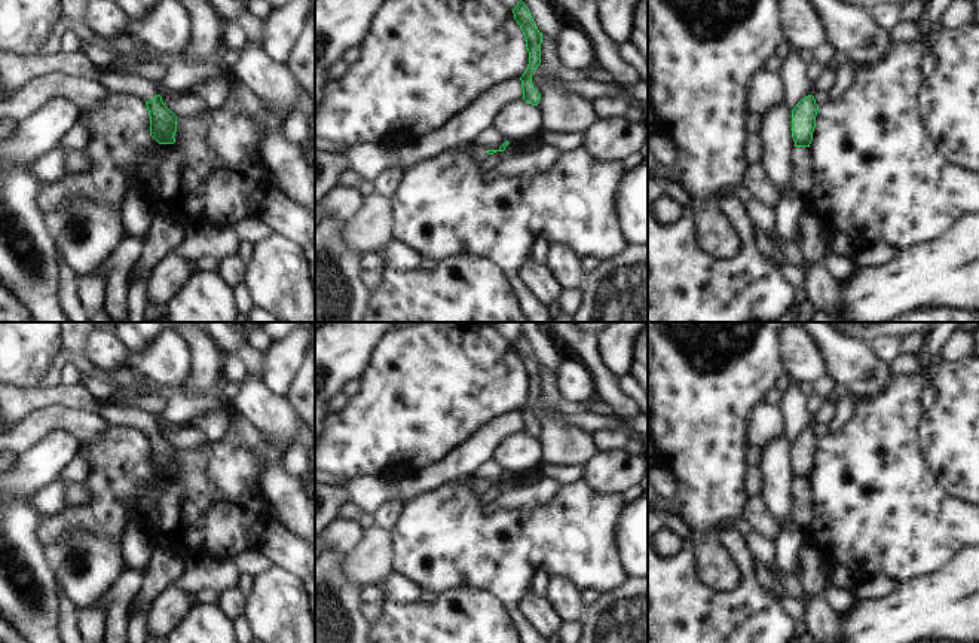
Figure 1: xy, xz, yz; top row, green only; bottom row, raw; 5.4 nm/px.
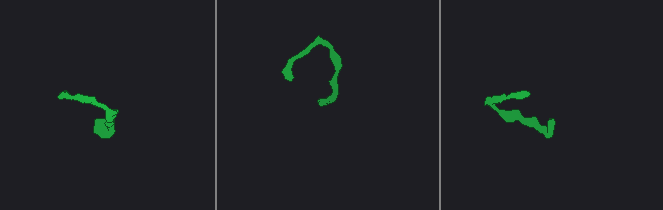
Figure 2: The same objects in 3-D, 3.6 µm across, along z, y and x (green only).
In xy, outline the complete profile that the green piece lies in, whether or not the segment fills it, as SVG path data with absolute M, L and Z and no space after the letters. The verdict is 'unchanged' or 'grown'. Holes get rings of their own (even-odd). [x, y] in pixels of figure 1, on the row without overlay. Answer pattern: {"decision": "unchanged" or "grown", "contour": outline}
{"decision": "grown", "contour": "M0 383L0 432L18 425L27 414L43 407L64 407L92 413L108 426L134 428L141 432L150 448L150 468L159 477L174 477L177 448L163 437L157 422L132 407L98 405L85 386L58 383L52 389L24 389Z"}

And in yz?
{"decision": "unchanged", "contour": "M813 428L802 431L792 443L792 471L795 480L810 480L819 438Z"}

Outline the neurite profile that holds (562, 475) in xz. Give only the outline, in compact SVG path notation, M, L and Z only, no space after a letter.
M542 463L535 472L536 480L551 478L559 486L581 481L582 466L551 466Z

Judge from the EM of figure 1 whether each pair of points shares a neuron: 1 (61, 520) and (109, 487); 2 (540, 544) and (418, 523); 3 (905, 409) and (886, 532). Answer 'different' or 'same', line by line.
1: same
2: same
3: same

